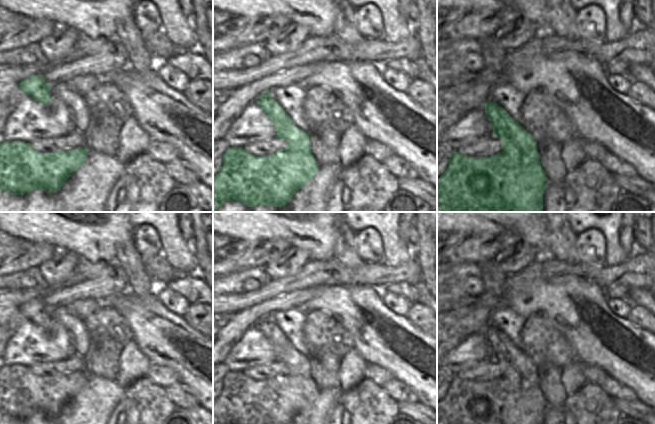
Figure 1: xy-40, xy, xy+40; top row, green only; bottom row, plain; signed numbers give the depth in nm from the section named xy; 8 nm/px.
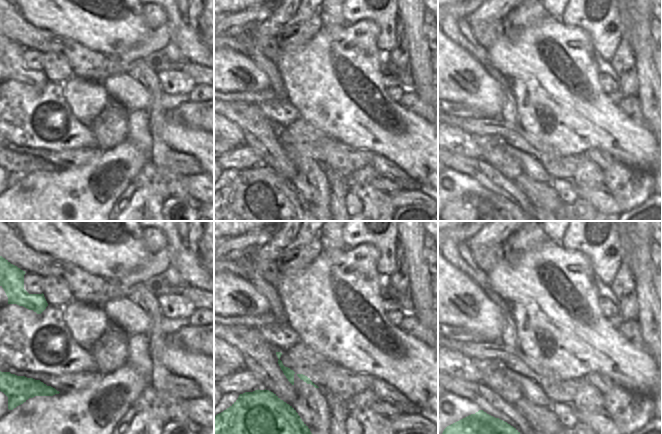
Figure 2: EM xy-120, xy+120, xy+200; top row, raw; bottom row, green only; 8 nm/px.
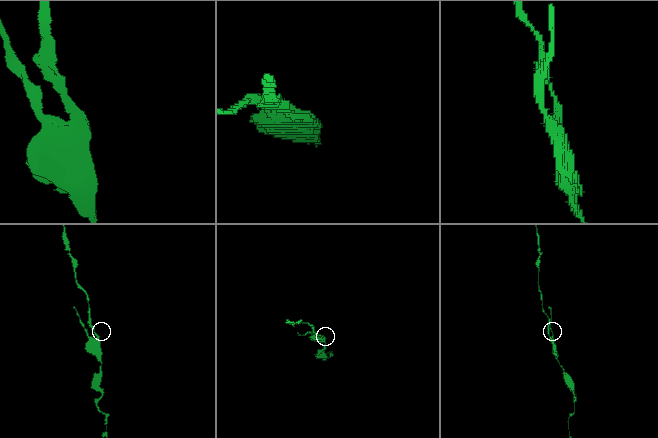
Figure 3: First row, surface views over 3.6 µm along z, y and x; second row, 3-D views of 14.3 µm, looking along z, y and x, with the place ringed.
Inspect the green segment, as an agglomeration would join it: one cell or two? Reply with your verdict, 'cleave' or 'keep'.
cleave

